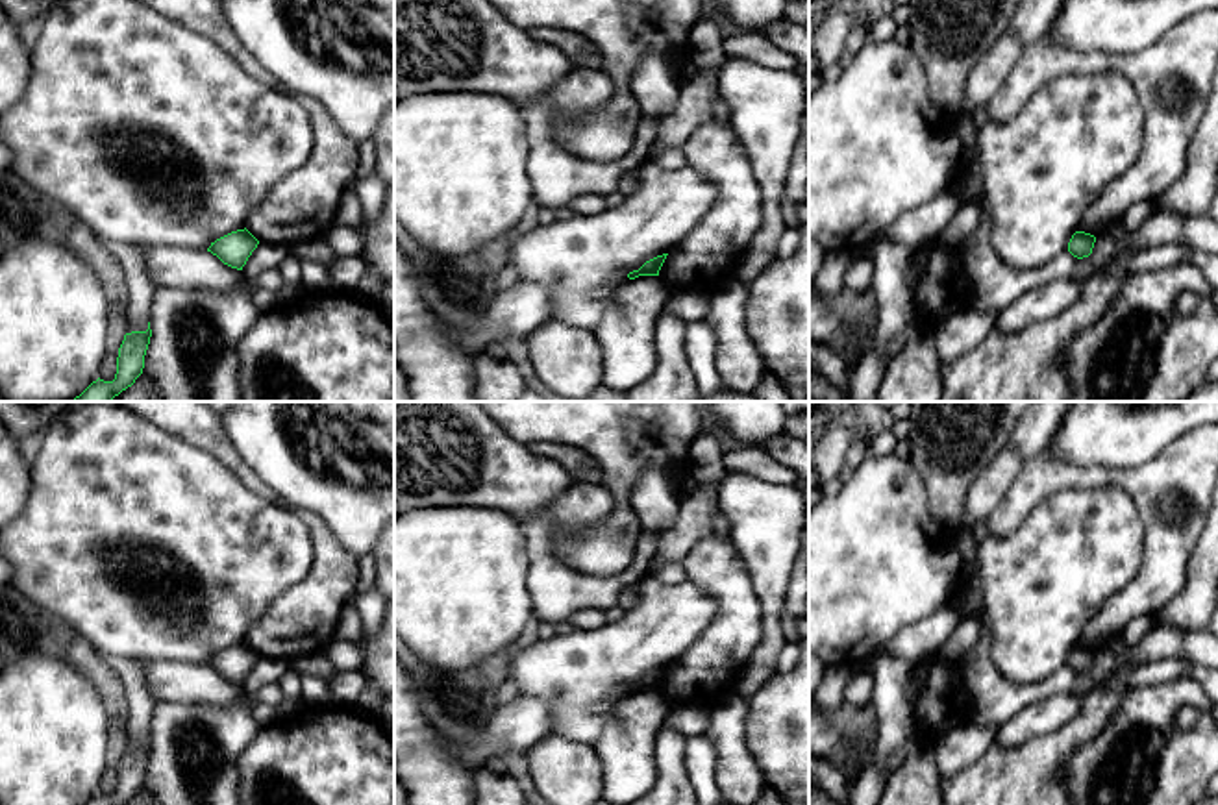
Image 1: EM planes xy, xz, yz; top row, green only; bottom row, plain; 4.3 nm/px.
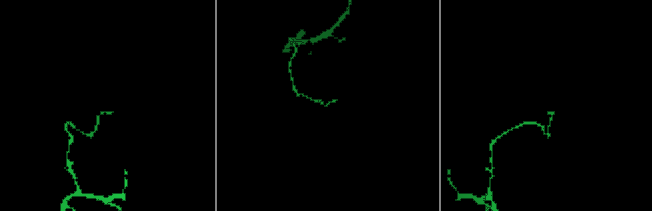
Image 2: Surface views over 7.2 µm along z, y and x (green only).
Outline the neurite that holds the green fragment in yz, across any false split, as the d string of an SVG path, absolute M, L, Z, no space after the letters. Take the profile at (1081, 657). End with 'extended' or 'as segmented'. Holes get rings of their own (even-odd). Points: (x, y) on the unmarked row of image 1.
M1075 646L1068 657L1068 666L1077 672L1088 672L1092 668L1096 651L1085 646Z; as segmented

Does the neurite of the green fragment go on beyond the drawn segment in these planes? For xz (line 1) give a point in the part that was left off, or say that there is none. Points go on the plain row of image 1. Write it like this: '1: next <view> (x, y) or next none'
1: next none

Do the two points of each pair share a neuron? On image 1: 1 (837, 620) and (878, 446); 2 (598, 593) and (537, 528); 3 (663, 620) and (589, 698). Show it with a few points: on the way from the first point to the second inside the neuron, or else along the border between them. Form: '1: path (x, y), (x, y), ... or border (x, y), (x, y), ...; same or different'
1: border (893, 450), (867, 458); different
2: path (578, 591), (543, 556), (541, 548); same
3: path (645, 639), (604, 680); same

